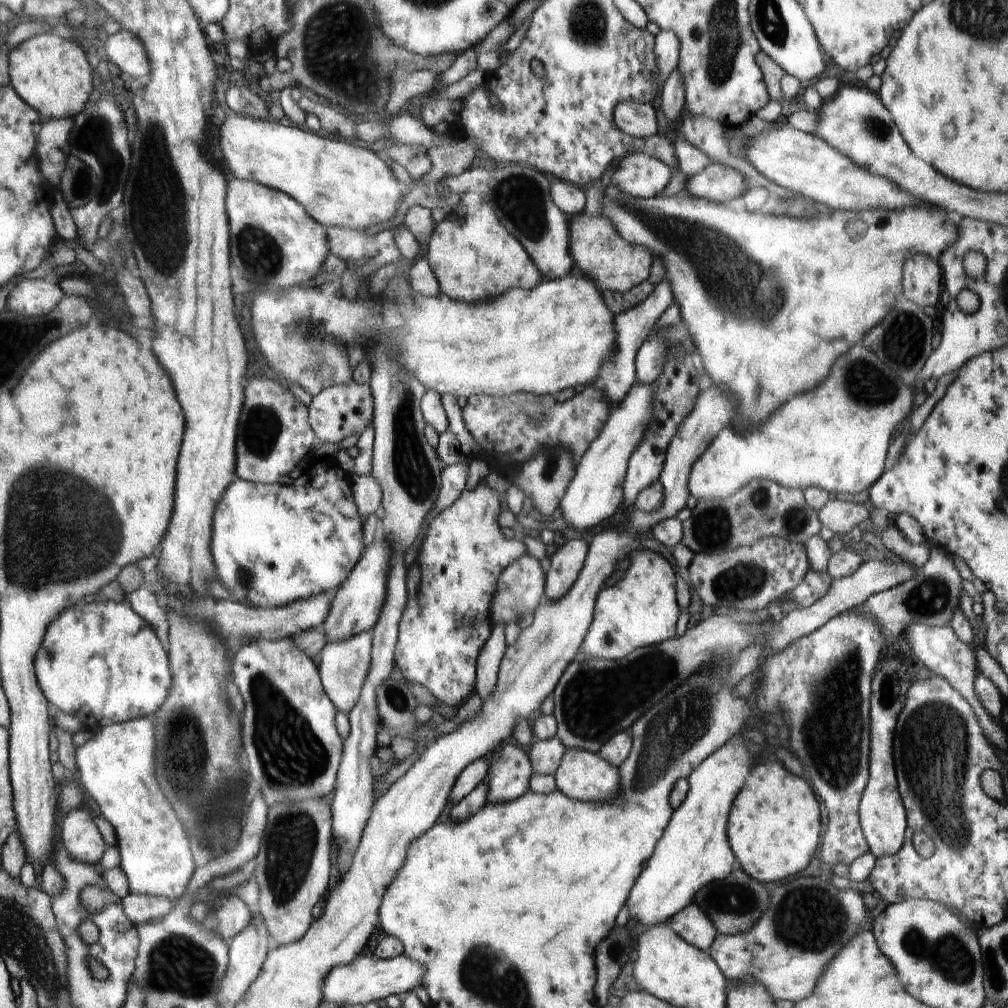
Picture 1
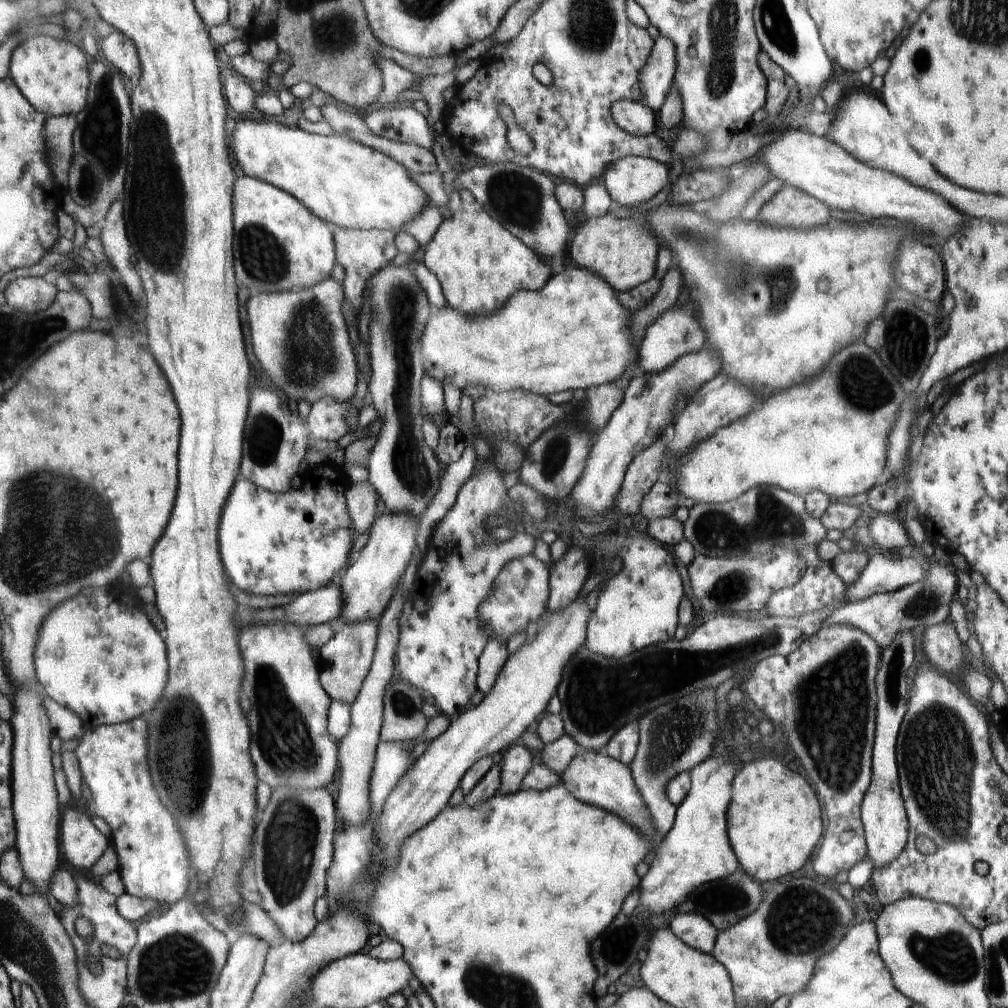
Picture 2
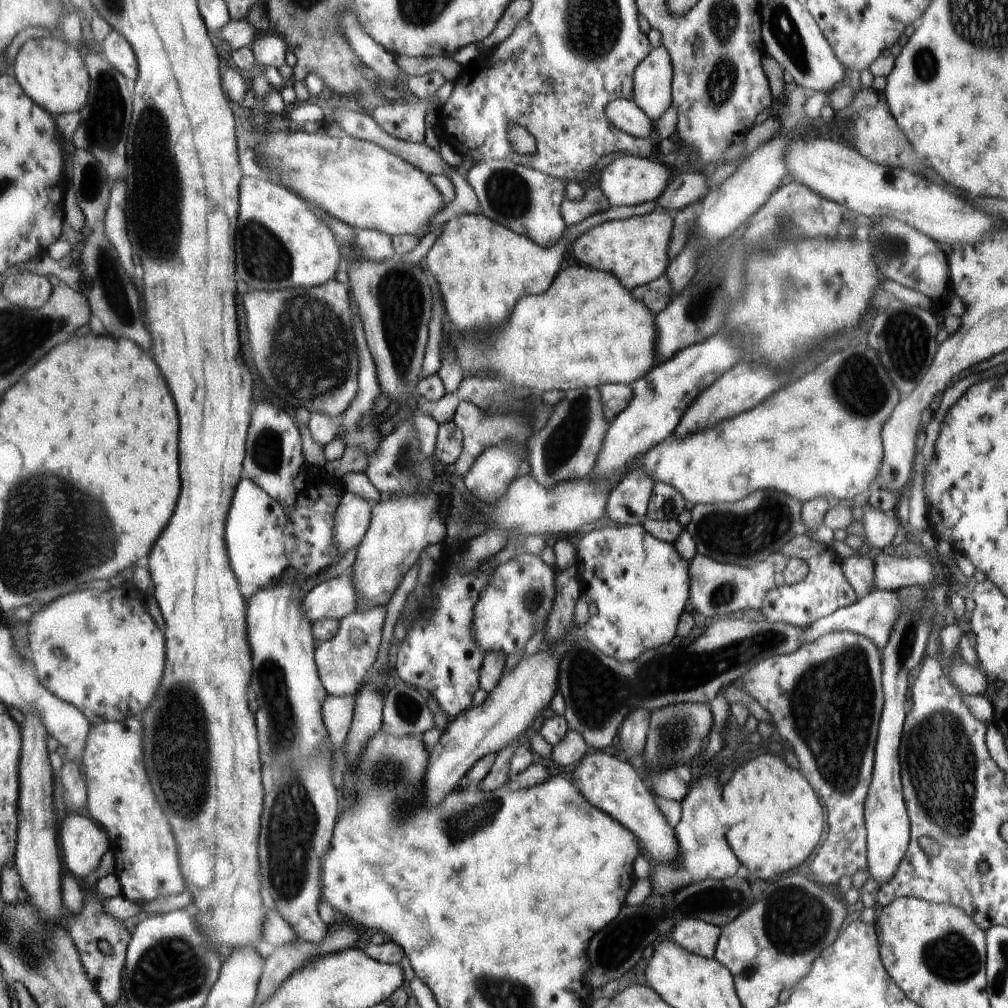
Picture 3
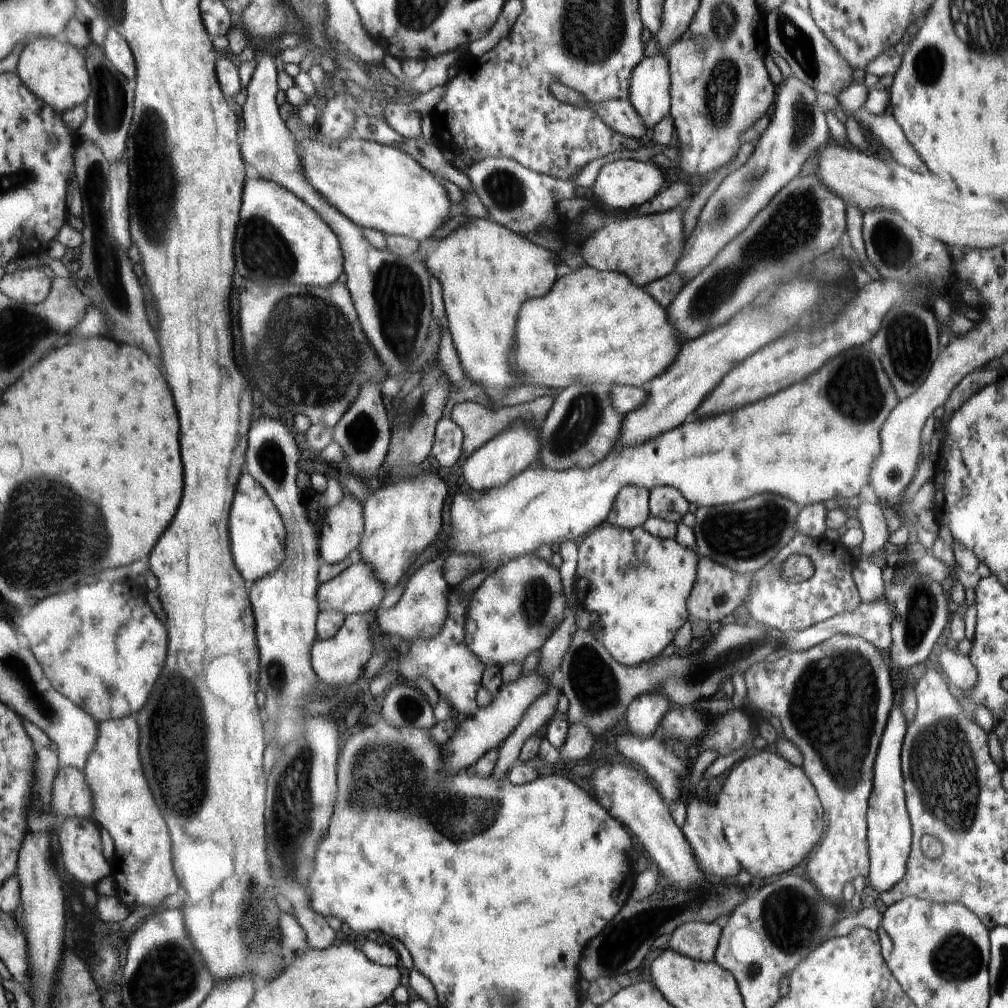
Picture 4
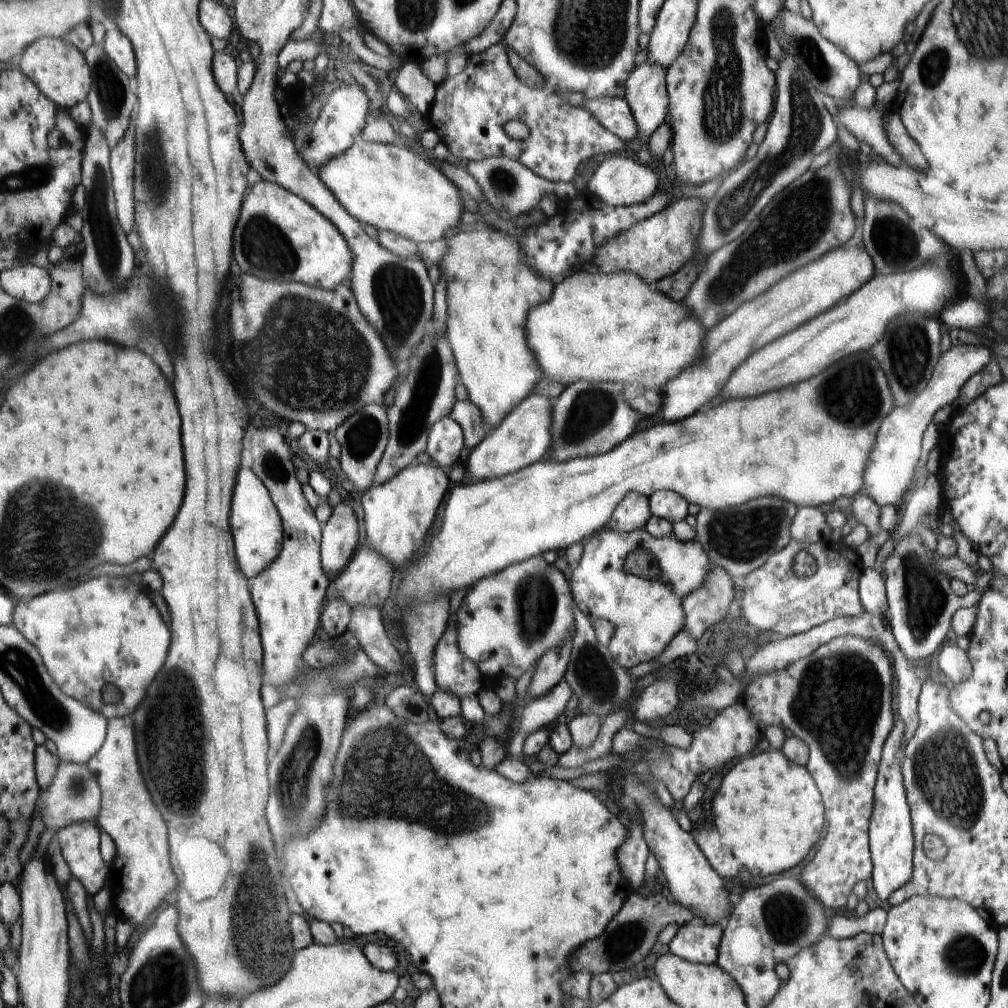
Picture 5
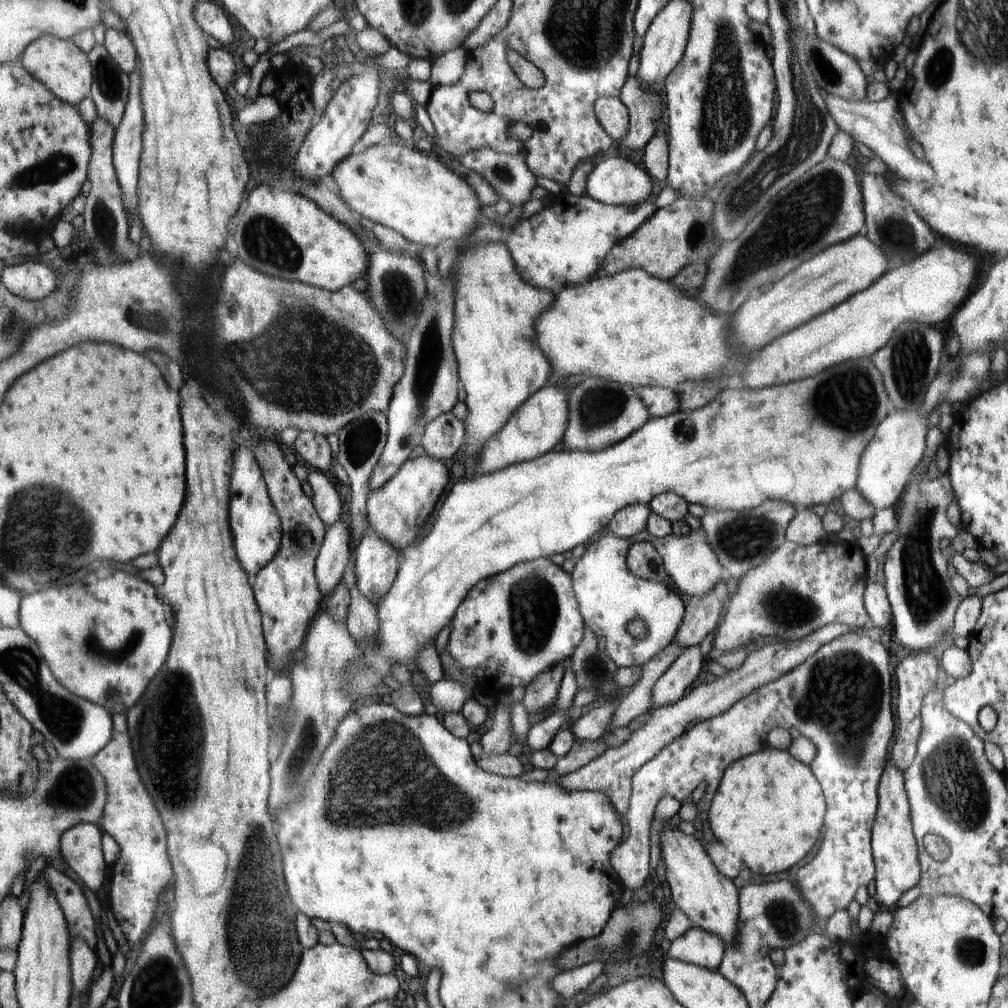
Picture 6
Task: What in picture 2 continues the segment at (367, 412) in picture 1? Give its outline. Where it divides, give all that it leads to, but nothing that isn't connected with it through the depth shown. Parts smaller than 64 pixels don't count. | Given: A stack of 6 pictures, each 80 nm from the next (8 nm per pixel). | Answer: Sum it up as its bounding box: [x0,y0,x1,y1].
[305,396,352,441]

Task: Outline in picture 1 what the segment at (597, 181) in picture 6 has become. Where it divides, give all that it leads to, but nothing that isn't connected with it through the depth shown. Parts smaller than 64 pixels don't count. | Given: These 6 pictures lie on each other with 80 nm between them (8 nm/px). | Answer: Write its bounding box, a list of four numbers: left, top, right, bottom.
[612,153,674,199]

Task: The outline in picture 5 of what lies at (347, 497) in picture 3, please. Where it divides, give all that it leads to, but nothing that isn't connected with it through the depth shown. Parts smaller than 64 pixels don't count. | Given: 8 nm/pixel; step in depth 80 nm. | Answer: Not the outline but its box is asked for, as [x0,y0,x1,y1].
[323,503,361,574]

